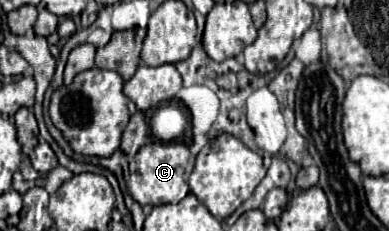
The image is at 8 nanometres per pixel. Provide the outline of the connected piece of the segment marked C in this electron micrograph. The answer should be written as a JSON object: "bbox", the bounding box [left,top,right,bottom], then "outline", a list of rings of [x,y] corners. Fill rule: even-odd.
{"bbox":[129,142,195,206],"outline":[[[149,142],[135,154],[133,168],[129,178],[129,192],[141,206],[151,204],[177,204],[189,194],[189,174],[195,166],[195,156],[189,152],[189,148],[181,142]]]}

